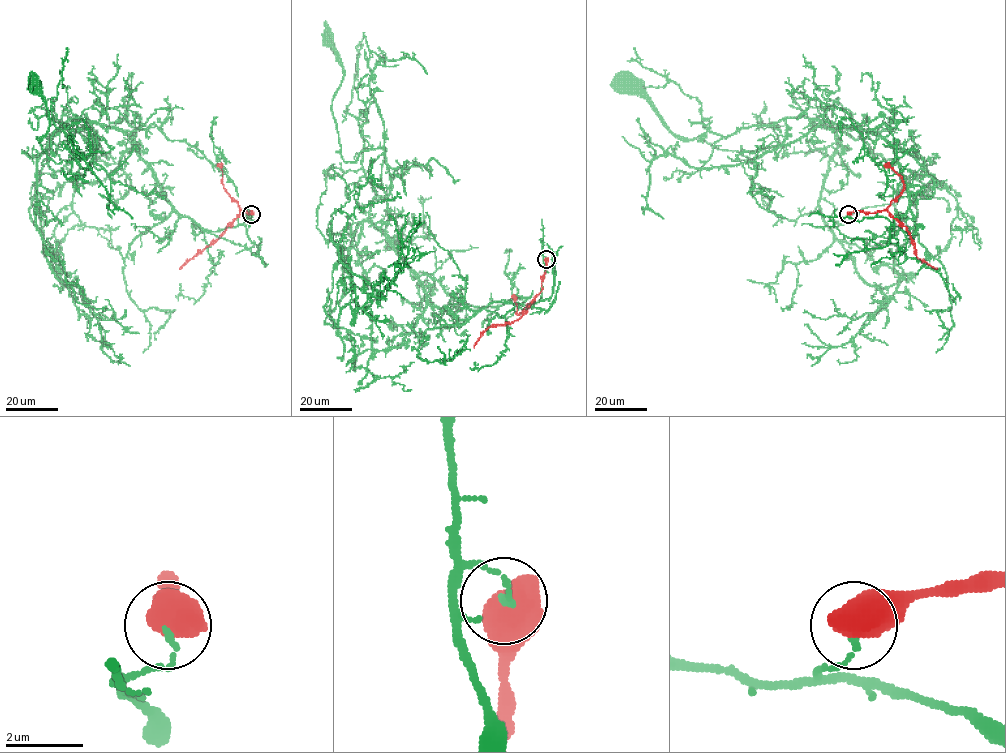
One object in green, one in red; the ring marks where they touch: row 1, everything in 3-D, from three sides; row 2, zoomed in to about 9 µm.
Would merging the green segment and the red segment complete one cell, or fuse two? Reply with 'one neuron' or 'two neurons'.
two neurons

